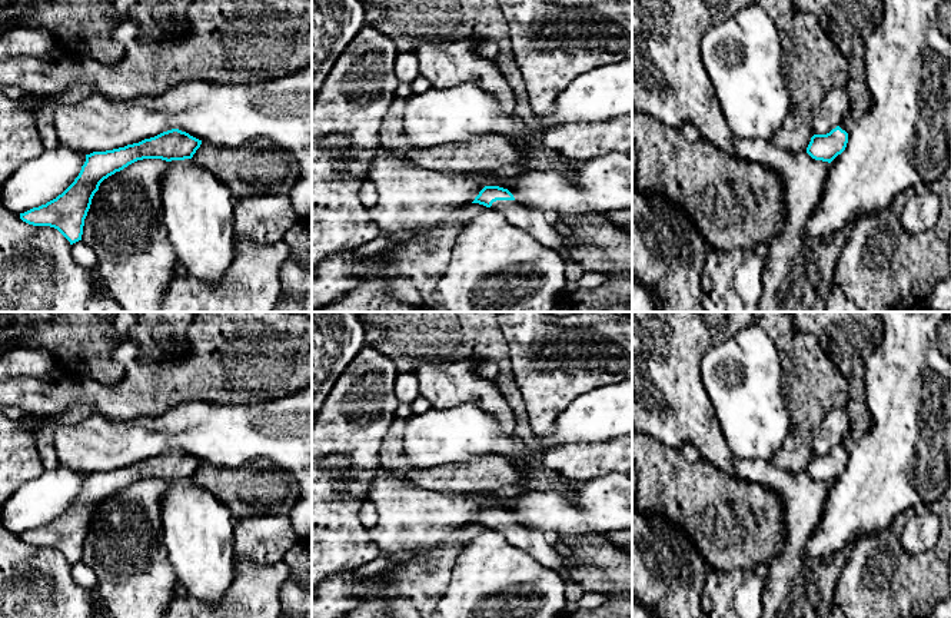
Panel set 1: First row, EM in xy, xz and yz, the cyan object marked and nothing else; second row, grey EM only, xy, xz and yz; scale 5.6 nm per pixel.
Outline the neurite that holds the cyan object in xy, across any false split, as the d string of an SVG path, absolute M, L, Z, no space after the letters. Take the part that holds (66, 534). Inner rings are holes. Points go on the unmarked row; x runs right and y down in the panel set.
M172 449L124 468L86 475L79 496L61 515L20 534L20 539L33 546L54 548L73 565L82 561L92 519L104 499L143 479L192 479L200 465L202 461L189 453Z

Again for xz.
M485 506L472 524L499 531L509 544L529 552L542 565L556 569L565 585L573 582L571 569L561 566L561 554L546 534L518 522L513 515L499 506Z

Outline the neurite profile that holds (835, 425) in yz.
M845 409L829 411L819 429L812 436L812 453L827 455L842 445L844 438L851 433L849 418Z

